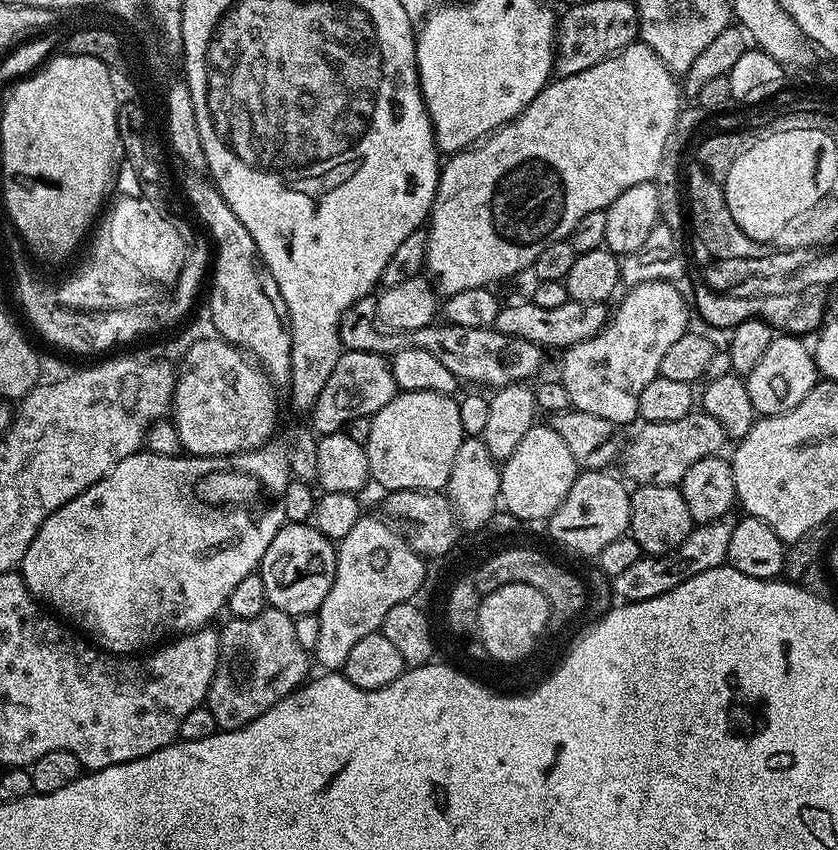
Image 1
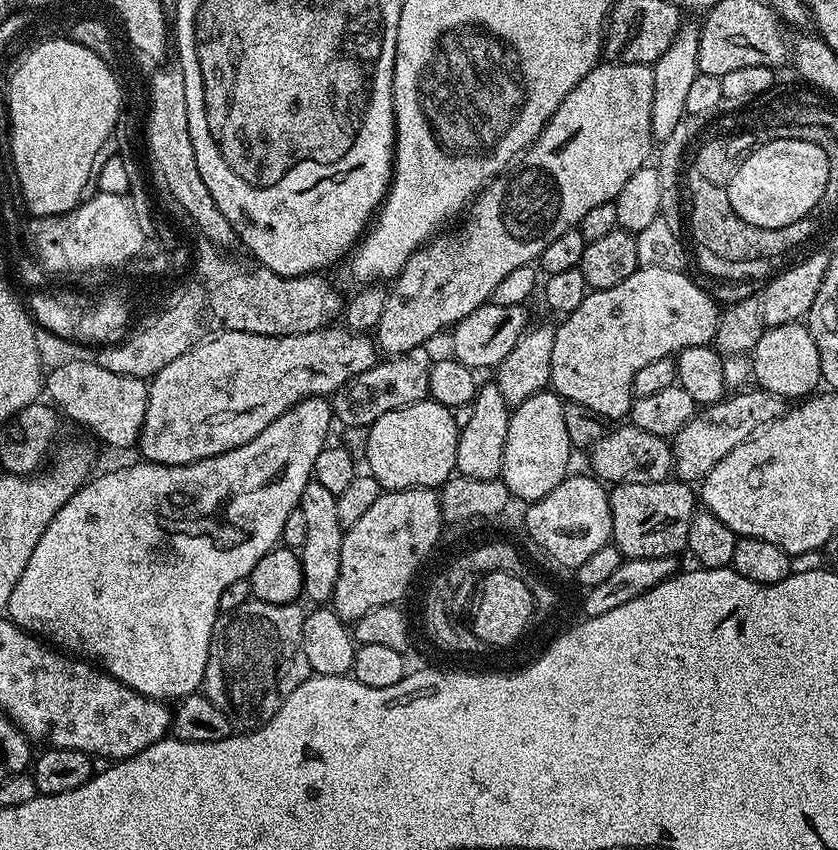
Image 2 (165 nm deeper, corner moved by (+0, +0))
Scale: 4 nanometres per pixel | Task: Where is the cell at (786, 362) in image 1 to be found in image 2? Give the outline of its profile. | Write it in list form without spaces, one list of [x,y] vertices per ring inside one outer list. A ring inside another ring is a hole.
[[[807,323],[783,324],[773,328],[765,327],[764,333],[752,347],[750,353],[750,372],[763,391],[783,396],[785,401],[796,402],[817,391],[816,383],[821,383],[818,346],[810,338]]]

